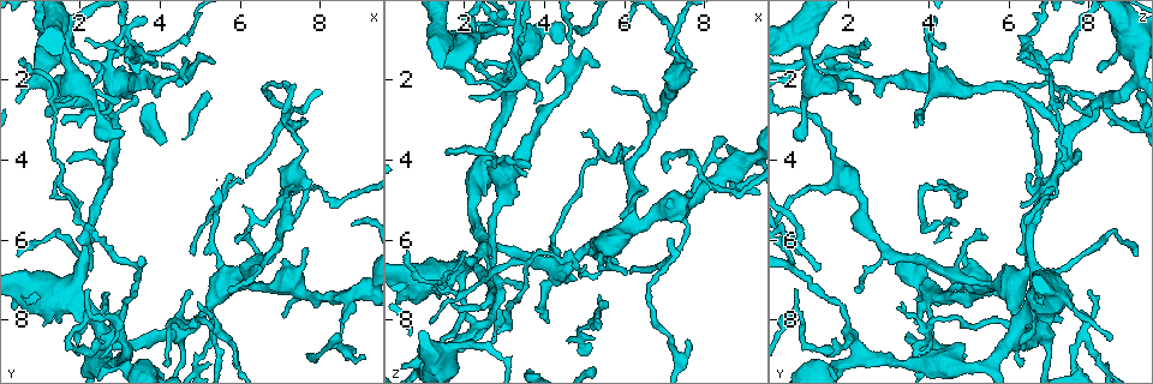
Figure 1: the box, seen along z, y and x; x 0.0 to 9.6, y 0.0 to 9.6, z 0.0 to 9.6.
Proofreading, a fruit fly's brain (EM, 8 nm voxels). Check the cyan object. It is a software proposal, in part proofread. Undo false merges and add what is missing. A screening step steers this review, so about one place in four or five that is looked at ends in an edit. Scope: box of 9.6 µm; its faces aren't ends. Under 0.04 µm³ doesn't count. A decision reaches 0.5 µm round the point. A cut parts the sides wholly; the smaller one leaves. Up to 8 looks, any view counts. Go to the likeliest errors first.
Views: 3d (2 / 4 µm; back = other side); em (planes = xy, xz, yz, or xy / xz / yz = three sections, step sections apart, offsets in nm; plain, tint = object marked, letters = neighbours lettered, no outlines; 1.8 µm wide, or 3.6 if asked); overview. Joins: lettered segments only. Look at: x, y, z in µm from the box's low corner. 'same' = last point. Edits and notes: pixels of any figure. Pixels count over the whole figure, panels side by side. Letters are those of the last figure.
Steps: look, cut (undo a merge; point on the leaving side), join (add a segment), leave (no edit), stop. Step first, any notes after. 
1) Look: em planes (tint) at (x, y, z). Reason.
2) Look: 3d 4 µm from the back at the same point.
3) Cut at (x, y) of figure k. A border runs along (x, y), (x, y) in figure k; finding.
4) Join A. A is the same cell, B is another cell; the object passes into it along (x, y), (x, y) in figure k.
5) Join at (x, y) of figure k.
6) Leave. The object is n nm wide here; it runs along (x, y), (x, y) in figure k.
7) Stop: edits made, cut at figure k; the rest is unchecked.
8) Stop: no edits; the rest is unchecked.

Look: em yz step 8 (tint) at (4.20, 8.25, 6.70).

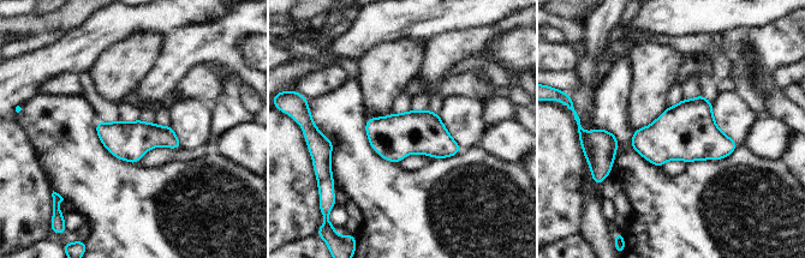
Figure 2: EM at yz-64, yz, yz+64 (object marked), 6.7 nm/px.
Look: em planes (tint) at the same point. Cut it another way.

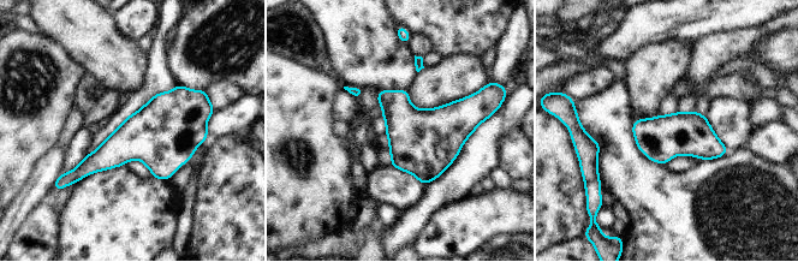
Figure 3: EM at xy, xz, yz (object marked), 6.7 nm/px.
Look: em planes (letters) at the same point.

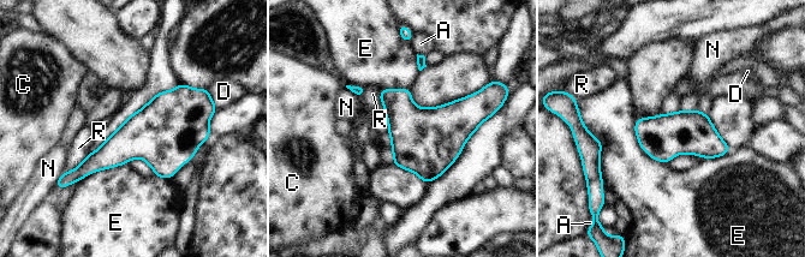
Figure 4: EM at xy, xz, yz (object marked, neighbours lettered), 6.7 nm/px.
Leave. A, C, D, E, N and R are other cells; a border runs along (88, 154), (76, 167), (64, 173) in figure 4; one cell here.

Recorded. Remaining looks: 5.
Look: 3d 2 µm at (3.55, 1.45, 6.55).

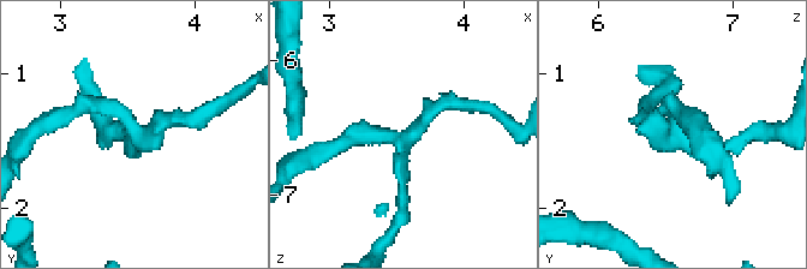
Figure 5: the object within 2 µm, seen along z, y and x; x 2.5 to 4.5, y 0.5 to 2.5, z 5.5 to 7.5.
Look: em planes (letters) at (3.54, 1.40, 6.60). 3 arms meet here.

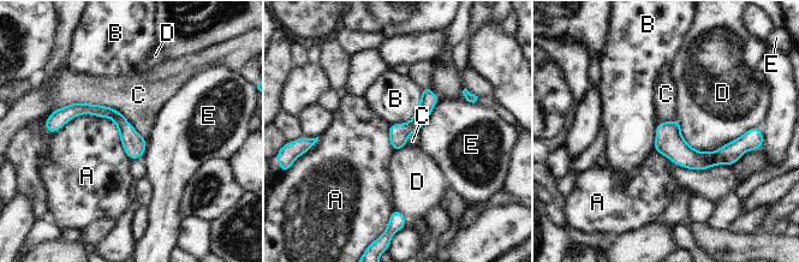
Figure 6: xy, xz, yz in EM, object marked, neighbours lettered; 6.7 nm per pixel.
Cut at (678, 150) of figure 6. The object is 130 nm wide here; A, B, C, D and E are other cells; a second cell is stuck on.

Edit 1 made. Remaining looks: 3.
Look: em planes (tint) at (3.45, 6.80, 0.65). Sharp bend.

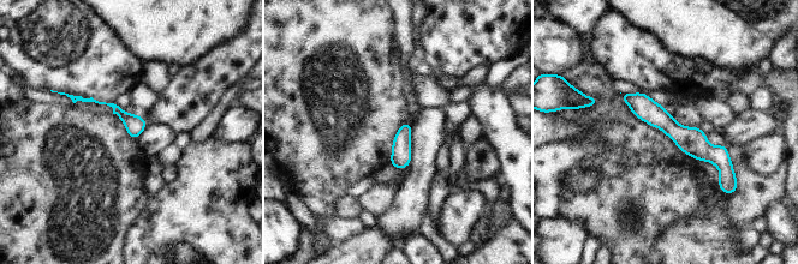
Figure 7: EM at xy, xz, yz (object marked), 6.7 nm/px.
Look: em planes (letters) at the same point. What lies round it.

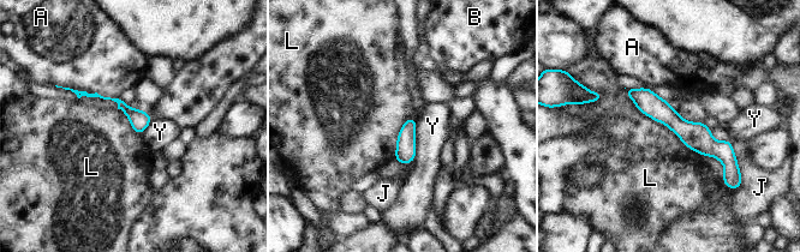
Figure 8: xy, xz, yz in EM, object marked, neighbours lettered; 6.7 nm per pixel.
Leave. A, B, J, L and Y are other cells; one cell here.

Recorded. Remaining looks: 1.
Look: em planes (letters) at (5.85, 5.95, 5.50). Tapers out.

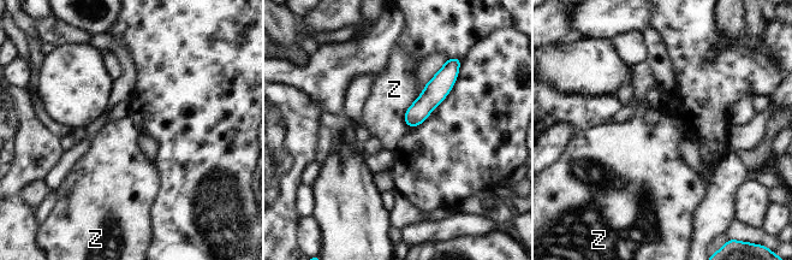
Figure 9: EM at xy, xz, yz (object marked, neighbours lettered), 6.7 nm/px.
Leave. Z is another cell; a border runs along (424, 87), (405, 112), (408, 126) in figure 9; no lettered segment goes on from it.

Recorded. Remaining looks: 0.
Stop: edits made, cut at figure 6; the rest is unchecked.

